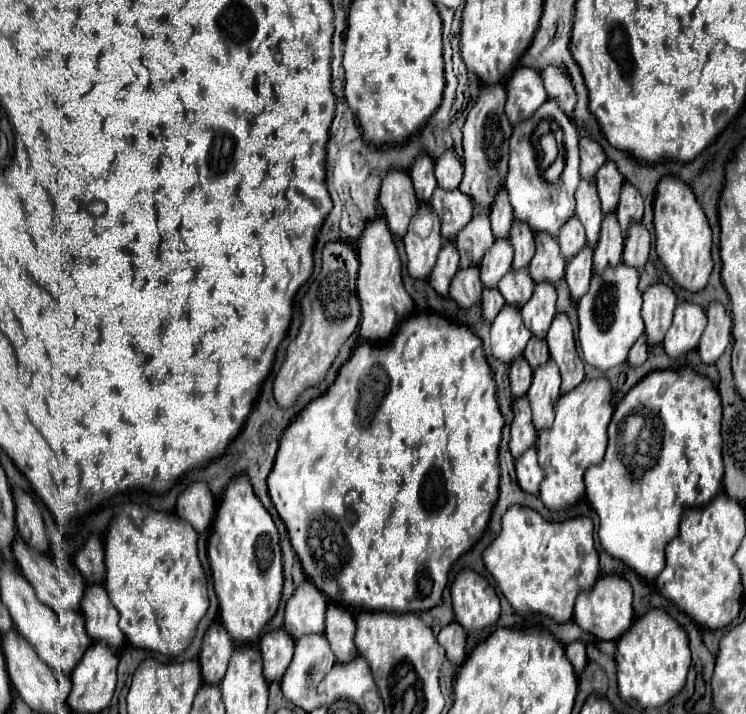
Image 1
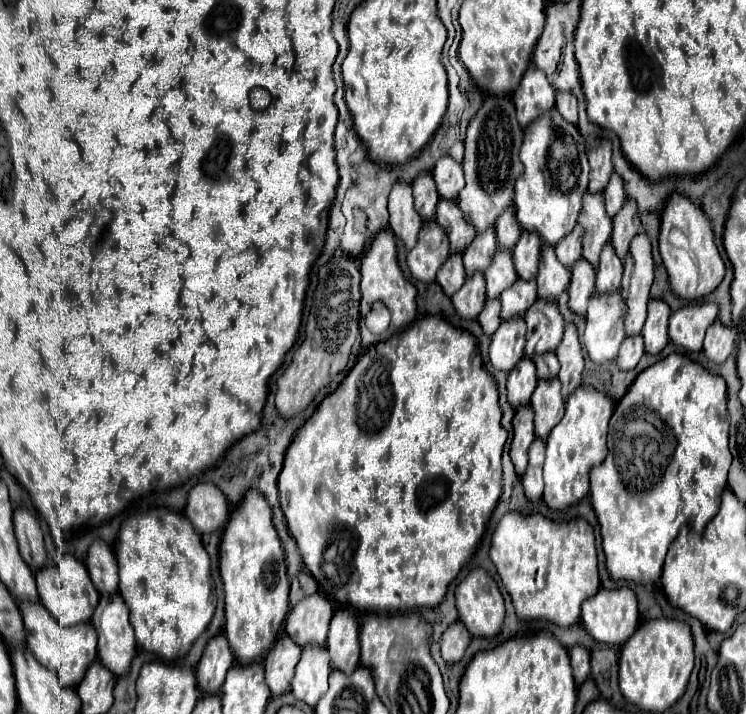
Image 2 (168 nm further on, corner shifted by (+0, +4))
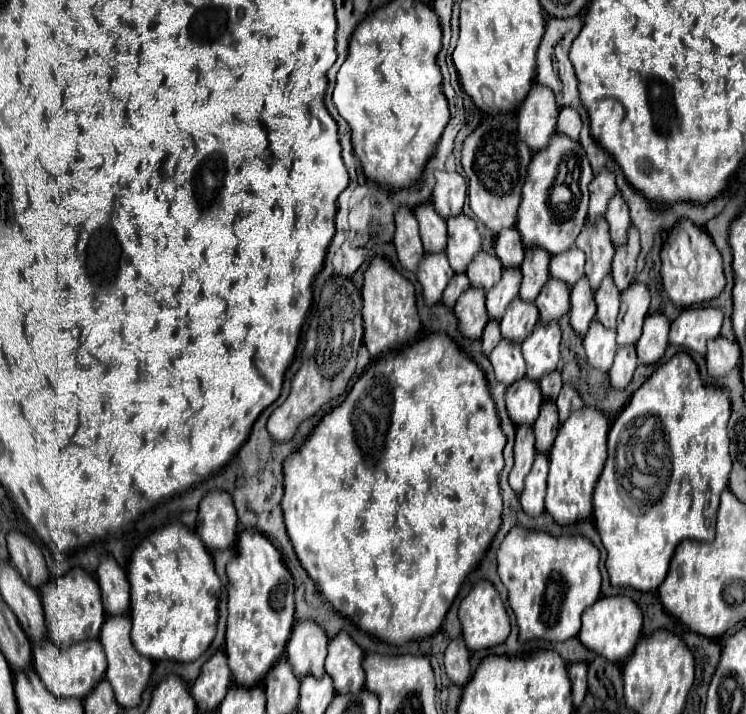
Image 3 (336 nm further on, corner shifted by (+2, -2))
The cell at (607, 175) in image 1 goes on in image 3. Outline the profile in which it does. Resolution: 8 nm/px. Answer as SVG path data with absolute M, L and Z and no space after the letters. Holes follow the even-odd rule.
M616 192L614 198L610 198L608 210L606 210L606 220L610 224L610 238L612 238L612 242L624 244L626 230L630 226L630 214L628 214L626 202L622 200L620 192Z

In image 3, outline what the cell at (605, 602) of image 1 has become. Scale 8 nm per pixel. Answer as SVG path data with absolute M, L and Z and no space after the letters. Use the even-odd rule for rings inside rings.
M608 596L608 598L600 598L594 606L586 608L586 612L582 612L582 628L580 628L578 638L586 648L596 650L606 660L620 664L634 650L634 646L640 638L640 630L642 630L640 608L626 596Z

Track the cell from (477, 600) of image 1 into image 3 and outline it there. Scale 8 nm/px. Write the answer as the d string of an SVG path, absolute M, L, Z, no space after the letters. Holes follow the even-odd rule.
M488 580L476 582L476 586L470 590L470 594L460 602L458 618L462 624L462 636L464 636L470 650L482 650L482 648L498 646L510 634L510 620L508 620L506 608L500 600L500 594L496 592L494 586L490 586Z

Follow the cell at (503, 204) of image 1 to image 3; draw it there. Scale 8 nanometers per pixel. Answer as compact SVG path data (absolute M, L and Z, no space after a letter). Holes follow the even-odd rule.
M506 228L496 238L496 256L504 268L518 268L524 260L524 244L516 228Z

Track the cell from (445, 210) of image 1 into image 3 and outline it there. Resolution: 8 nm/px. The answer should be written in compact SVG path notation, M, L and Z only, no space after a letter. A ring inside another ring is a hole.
M452 216L448 224L448 248L446 256L454 272L464 272L468 262L482 250L482 240L476 228L476 222L468 216Z

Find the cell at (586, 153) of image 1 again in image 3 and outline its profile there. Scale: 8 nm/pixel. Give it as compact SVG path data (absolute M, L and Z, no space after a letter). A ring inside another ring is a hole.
M604 168L600 174L594 176L590 184L590 210L588 210L590 222L594 222L598 216L606 212L606 204L614 196L616 190L618 188L614 182L614 174L608 168Z

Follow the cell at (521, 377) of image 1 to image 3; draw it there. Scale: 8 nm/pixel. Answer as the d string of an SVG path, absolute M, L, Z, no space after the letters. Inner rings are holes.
M530 378L516 380L514 384L508 386L506 410L516 426L520 426L520 424L532 426L534 420L538 418L542 400L544 400L542 392L540 392L538 384L534 384L534 380L530 380Z

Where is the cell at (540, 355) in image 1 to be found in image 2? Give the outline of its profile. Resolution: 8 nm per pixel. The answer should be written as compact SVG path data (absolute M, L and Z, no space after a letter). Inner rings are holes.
M542 354L540 358L532 358L536 368L538 368L538 378L542 380L552 380L558 376L560 370L560 362L556 358L556 354Z

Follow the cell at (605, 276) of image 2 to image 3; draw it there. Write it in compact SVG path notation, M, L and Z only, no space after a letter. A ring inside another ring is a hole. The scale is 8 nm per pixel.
M606 274L600 288L596 290L596 320L602 322L604 328L616 328L616 316L618 316L618 298L620 292L612 282L612 276Z

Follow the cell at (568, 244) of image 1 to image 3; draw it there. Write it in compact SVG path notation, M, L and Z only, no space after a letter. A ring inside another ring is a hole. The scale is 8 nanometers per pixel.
M572 246L566 252L552 256L550 276L566 282L568 286L574 286L584 276L584 252Z

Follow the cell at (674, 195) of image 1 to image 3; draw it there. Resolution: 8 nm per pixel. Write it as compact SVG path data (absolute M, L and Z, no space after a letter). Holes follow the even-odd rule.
M680 220L670 230L670 238L662 246L660 260L660 276L664 290L676 306L692 306L714 300L726 286L726 278L722 272L722 256L718 248L714 246L710 234L704 228L696 226L692 220Z

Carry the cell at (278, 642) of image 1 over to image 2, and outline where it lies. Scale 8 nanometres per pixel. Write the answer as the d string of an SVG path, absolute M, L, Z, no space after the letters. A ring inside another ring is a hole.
M282 634L276 642L276 646L268 652L264 660L266 668L266 684L270 686L272 698L278 698L290 690L290 682L294 676L294 668L300 660L302 648L288 638L288 634Z

